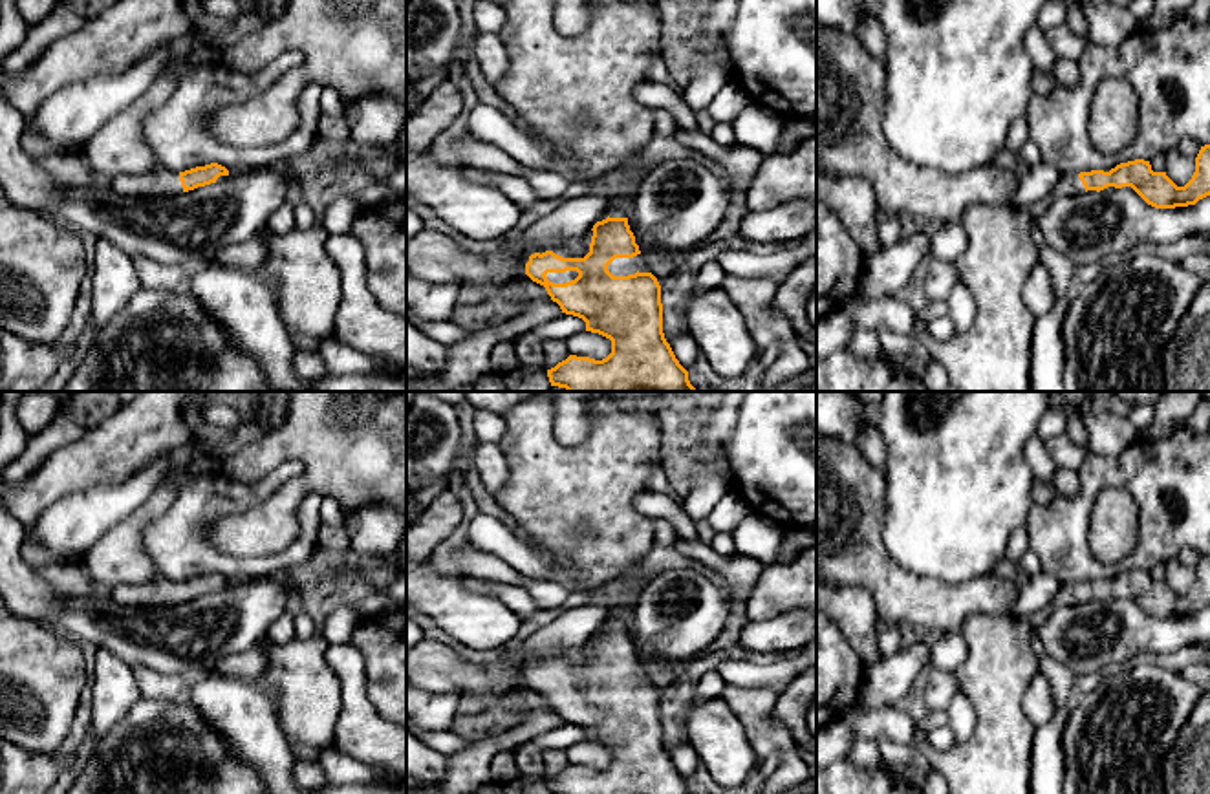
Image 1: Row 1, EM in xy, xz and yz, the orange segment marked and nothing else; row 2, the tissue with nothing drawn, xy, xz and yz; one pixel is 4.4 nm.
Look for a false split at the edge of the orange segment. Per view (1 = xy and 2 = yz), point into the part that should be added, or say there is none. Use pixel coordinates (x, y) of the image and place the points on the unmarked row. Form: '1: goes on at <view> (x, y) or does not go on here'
1: goes on at xy (162, 593)
2: goes on at yz (1069, 595)

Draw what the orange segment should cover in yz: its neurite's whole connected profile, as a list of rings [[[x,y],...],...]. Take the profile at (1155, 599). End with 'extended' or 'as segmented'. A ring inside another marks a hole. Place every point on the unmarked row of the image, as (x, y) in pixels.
[[[1210,554],[1201,556],[1195,567],[1195,582],[1184,596],[1177,596],[1166,582],[1153,582],[1150,571],[1135,569],[1120,573],[1109,582],[1091,580],[1065,584],[1051,604],[1034,615],[1034,624],[1042,624],[1053,609],[1076,606],[1087,600],[1107,596],[1131,596],[1148,615],[1155,618],[1175,618],[1195,615],[1210,606]]]; extended

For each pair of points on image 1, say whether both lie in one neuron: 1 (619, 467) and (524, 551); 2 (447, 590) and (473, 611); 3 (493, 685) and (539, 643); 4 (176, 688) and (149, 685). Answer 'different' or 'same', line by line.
1: different
2: same
3: different
4: same

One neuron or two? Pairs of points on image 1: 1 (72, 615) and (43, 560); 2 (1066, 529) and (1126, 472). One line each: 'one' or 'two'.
1: two
2: one

